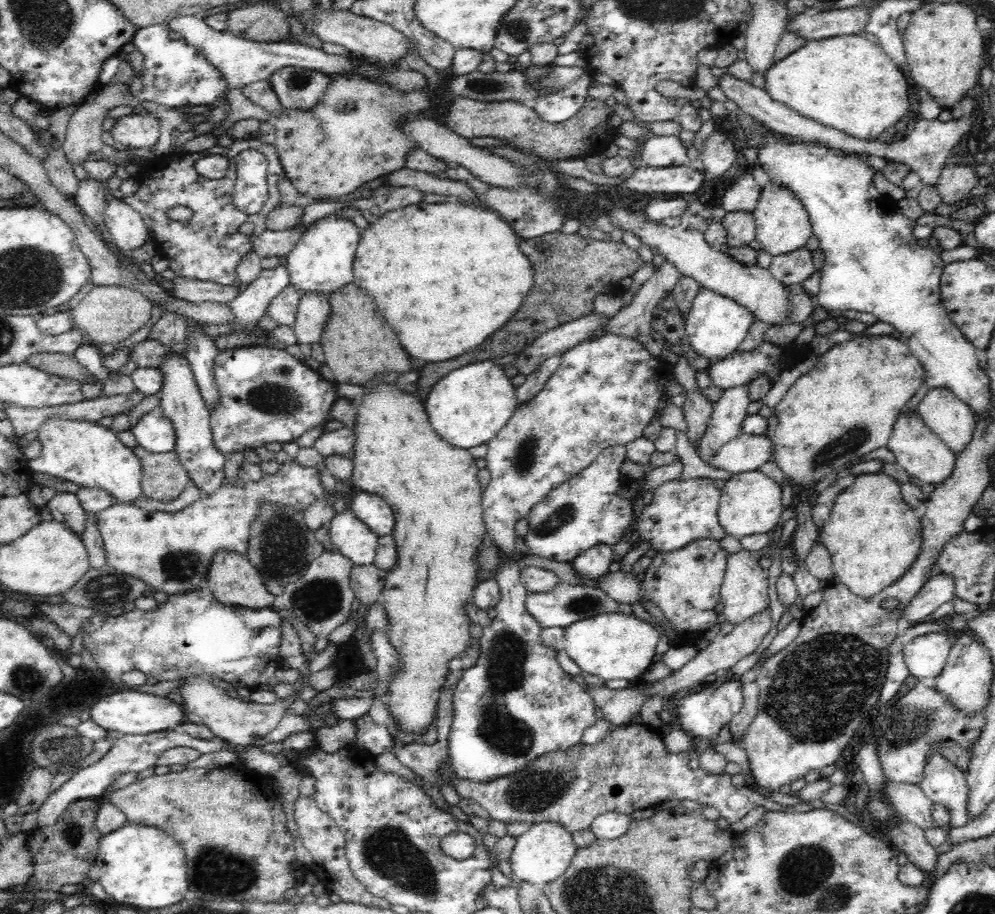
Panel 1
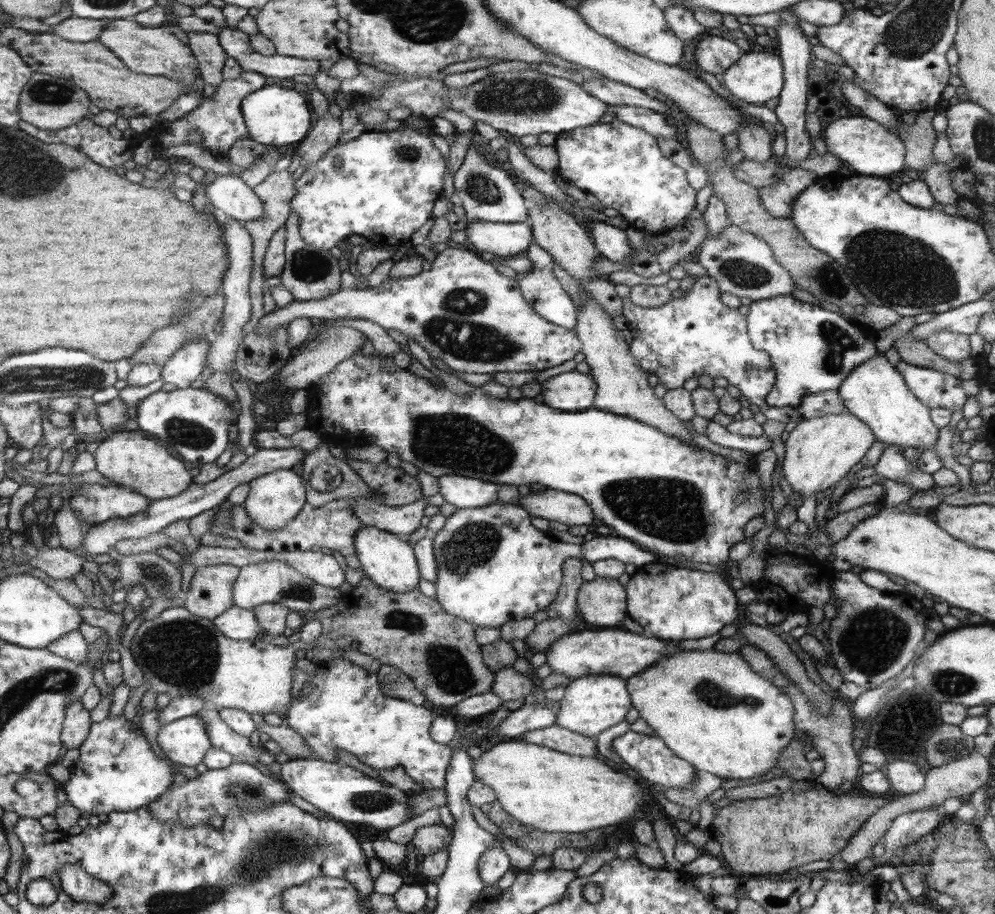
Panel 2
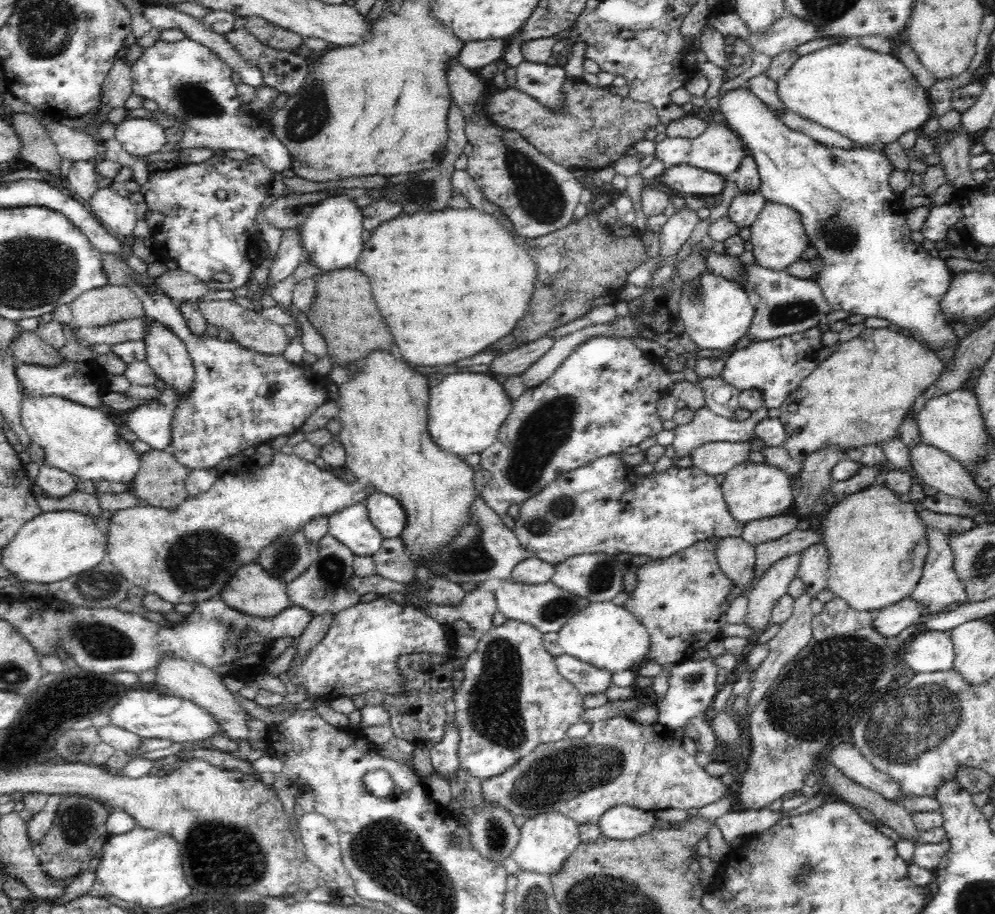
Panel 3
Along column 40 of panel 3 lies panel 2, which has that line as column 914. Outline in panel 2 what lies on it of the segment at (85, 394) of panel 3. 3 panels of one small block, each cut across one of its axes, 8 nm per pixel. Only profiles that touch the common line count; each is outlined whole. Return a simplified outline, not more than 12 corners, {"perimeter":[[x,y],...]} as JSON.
{"perimeter":[[902,360],[906,386],[930,408],[967,401],[960,378]]}

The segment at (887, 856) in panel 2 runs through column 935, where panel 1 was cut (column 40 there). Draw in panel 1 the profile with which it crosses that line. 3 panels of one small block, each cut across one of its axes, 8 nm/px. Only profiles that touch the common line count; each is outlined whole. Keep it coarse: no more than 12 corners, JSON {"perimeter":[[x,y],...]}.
{"perimeter":[[180,728],[121,735],[37,810],[52,826],[72,802],[101,800],[124,773],[157,765],[170,748],[216,752],[230,742]]}

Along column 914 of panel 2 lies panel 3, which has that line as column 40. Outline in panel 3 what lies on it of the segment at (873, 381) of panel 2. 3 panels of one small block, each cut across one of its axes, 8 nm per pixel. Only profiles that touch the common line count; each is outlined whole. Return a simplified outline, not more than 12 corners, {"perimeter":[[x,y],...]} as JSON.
{"perimeter":[[23,394],[43,464],[129,487],[141,465],[99,408]]}

